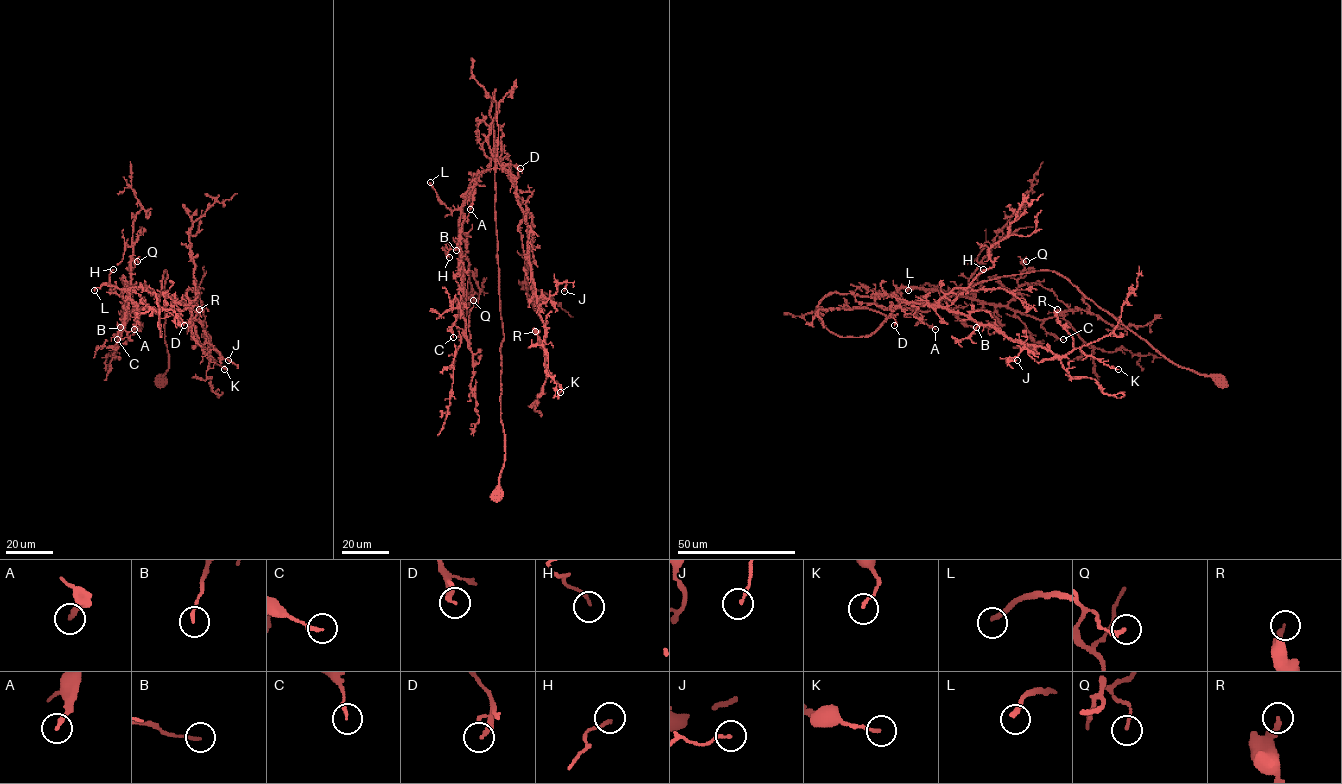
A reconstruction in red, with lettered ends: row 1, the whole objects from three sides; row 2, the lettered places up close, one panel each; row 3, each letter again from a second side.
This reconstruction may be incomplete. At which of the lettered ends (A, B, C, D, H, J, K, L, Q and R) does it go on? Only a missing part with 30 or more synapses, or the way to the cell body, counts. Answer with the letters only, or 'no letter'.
L

